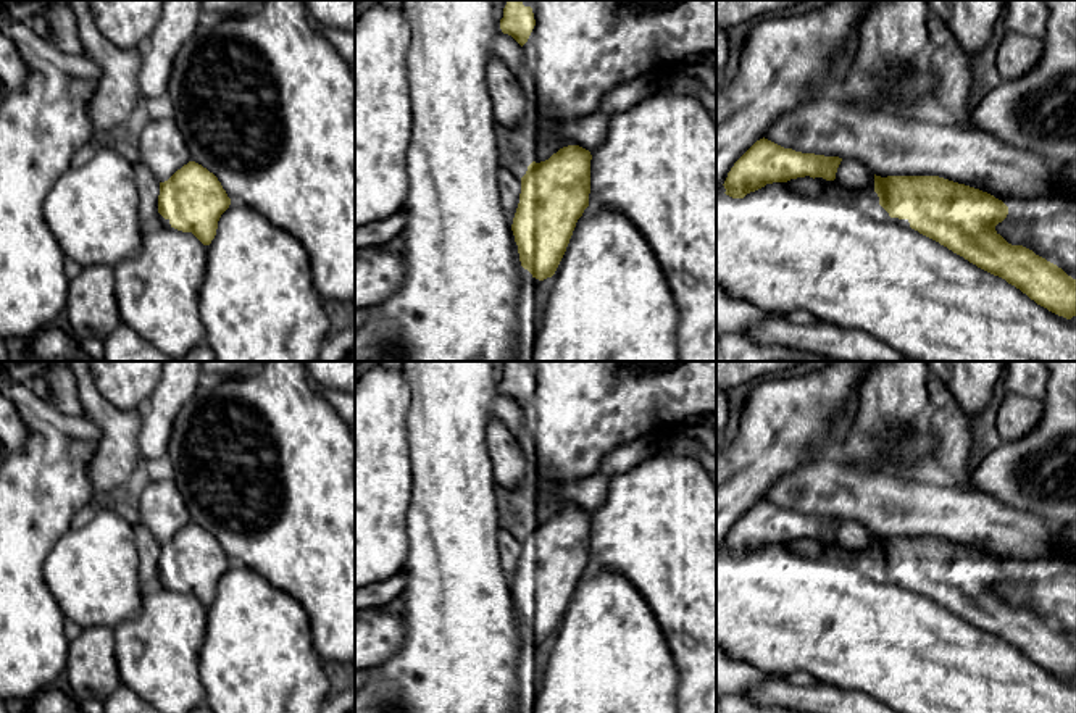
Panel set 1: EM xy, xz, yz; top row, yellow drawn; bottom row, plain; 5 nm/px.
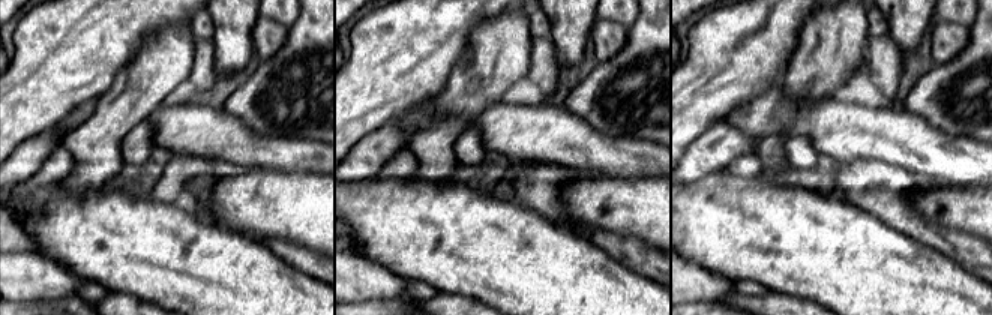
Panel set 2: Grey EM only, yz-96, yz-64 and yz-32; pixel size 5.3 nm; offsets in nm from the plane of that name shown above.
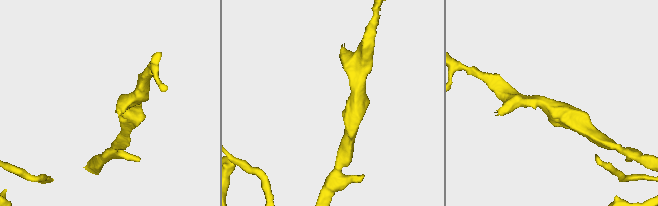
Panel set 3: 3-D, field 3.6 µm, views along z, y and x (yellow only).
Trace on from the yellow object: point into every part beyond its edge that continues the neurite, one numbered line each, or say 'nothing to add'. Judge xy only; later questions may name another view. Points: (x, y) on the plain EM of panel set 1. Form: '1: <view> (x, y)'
nothing to add

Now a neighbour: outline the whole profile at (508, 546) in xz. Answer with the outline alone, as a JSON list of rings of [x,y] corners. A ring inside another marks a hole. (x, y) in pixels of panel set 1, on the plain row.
[[[500,529],[498,532],[498,555],[507,582],[513,586],[513,579],[519,565],[521,540],[507,529]]]

